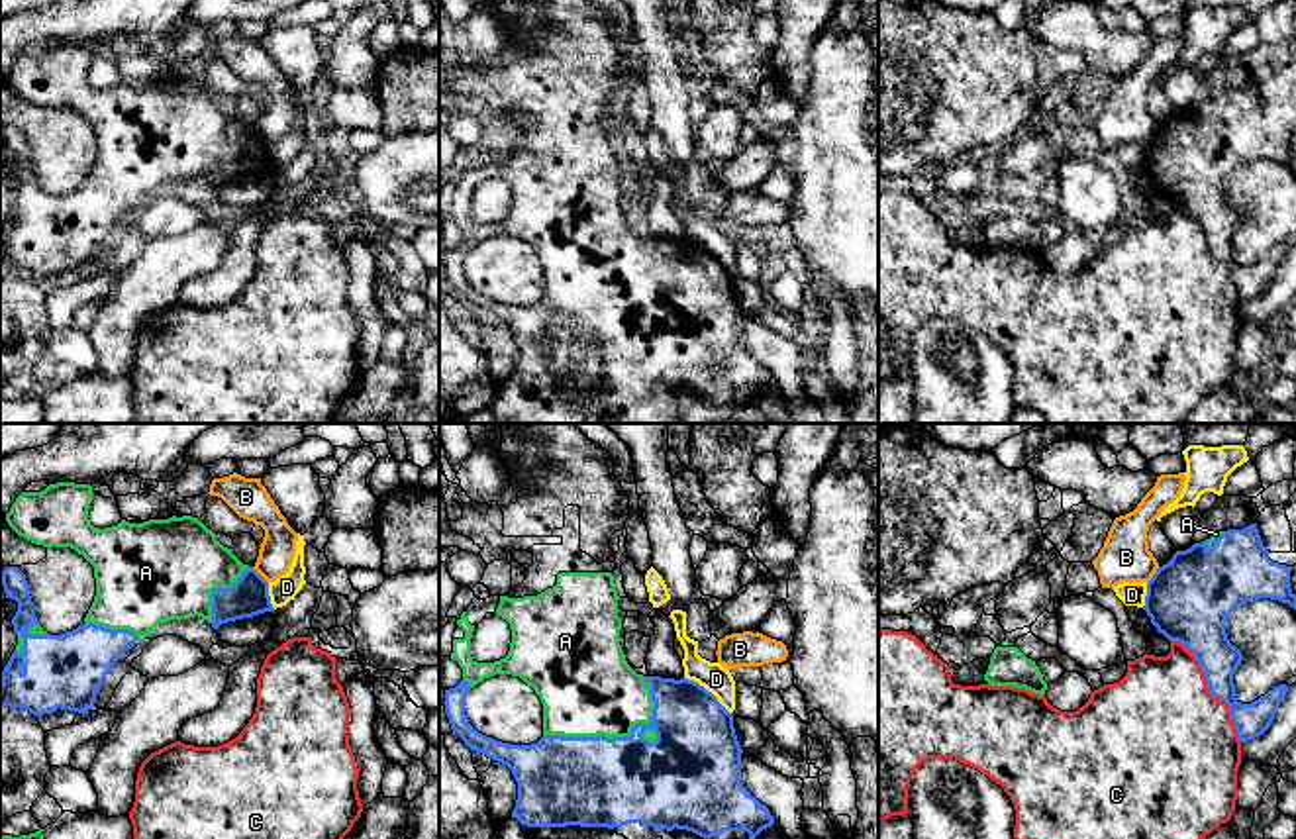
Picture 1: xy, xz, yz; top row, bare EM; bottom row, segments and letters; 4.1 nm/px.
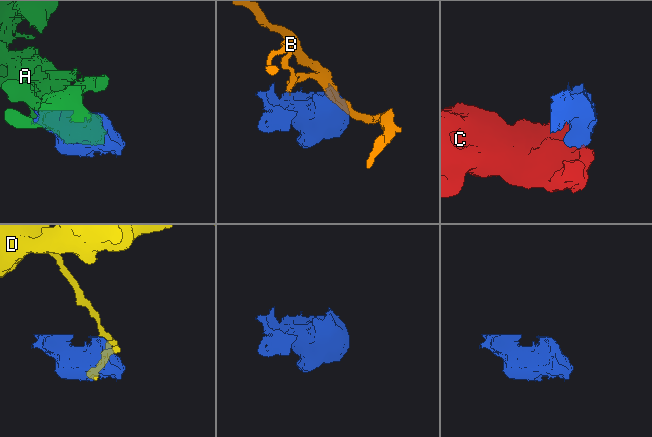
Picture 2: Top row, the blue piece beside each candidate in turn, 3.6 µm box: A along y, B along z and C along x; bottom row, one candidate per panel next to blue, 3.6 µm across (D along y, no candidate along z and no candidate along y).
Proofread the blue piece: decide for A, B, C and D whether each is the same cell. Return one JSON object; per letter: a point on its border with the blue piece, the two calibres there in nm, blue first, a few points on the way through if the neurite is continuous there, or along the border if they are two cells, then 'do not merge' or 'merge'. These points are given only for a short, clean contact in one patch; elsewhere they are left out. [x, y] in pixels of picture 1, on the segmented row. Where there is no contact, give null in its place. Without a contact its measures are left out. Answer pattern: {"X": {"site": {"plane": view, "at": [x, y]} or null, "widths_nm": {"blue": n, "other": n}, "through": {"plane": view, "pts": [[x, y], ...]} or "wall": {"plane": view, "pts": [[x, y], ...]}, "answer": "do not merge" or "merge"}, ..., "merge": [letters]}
{"A": {"site": {"plane": "xz", "at": [614, 738]}, "widths_nm": {"blue": 360, "other": 380}, "answer": "merge"}, "B": {"site": {"plane": "xy", "at": [259, 575]}, "widths_nm": {"blue": 160, "other": 140}, "wall": {"plane": "xy", "pts": [[251, 567], [267, 583]]}, "answer": "do not merge"}, "C": {"site": {"plane": "yz", "at": [1208, 689]}, "widths_nm": {"blue": 190, "other": 500}, "answer": "do not merge"}, "D": {"site": {"plane": "xz", "at": [706, 690]}, "widths_nm": {"blue": 340, "other": 120}, "wall": {"plane": "xz", "pts": [[685, 677], [702, 685], [730, 714]]}, "answer": "do not merge"}, "merge": ["A"]}

